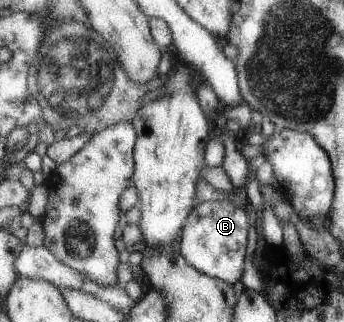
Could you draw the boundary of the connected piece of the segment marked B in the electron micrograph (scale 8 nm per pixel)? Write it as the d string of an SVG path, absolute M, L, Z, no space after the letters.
M229 199L199 202L189 214L188 221L184 223L181 251L188 263L202 274L226 281L231 285L241 283L245 271L249 226L249 215L245 208Z

